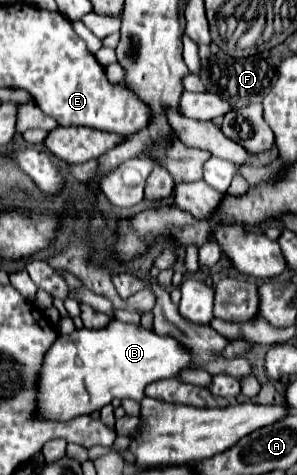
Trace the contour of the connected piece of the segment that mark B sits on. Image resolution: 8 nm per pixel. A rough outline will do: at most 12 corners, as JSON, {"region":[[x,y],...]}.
{"region":[[113,320],[59,336],[35,418],[71,420],[195,368],[177,340]]}

